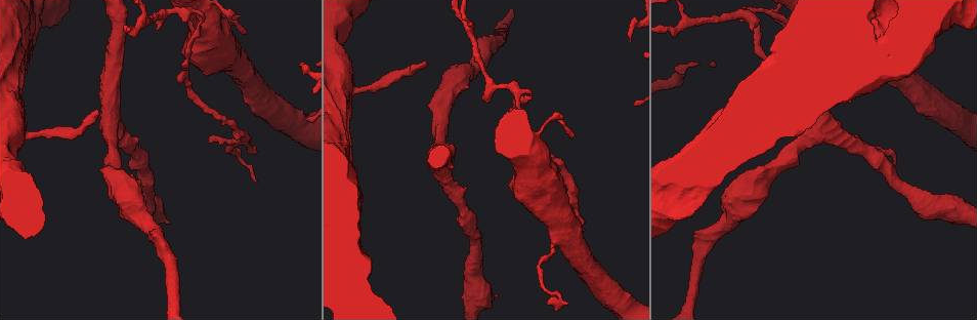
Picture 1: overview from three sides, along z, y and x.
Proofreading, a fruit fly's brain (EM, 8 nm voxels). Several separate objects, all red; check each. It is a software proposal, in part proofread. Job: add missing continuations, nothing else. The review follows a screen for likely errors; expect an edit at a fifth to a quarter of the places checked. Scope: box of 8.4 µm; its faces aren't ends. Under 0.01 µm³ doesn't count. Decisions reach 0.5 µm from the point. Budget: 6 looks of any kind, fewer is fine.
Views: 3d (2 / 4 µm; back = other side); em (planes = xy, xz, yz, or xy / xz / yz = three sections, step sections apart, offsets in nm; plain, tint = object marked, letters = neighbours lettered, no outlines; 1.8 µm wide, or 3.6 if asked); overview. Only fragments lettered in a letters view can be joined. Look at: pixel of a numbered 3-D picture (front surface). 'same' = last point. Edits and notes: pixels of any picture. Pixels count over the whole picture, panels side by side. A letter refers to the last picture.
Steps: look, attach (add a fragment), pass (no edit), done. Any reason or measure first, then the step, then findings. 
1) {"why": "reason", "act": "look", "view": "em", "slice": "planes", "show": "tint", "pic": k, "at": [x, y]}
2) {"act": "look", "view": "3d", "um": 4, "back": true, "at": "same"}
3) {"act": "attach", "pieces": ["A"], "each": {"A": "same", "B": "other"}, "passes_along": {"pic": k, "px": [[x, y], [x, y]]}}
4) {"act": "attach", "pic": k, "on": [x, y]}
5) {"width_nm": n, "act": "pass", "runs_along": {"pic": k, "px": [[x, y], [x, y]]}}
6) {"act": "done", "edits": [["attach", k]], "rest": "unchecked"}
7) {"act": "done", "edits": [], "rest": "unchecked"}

{"why": "long arm stops here", "act": "look", "view": "3d", "um": 2, "pic": 1, "at": [301, 63]}

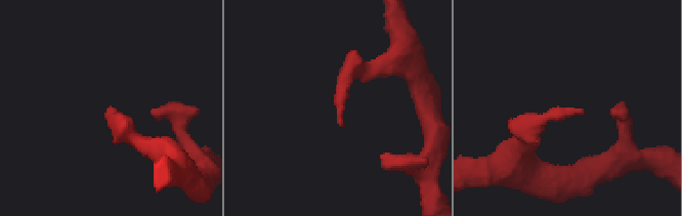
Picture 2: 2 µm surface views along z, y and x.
{"why": "now the EM", "act": "look", "view": "em", "slice": "planes", "show": "plain", "pic": 2, "at": [340, 123]}

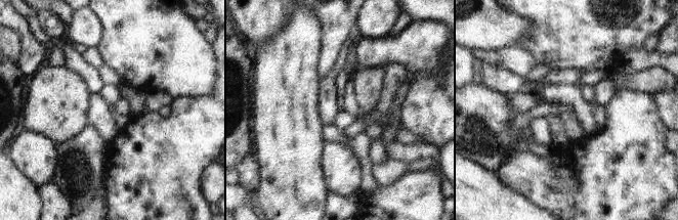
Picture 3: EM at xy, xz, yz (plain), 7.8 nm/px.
{"act": "look", "view": "em", "slice": "planes", "show": "letters", "at": "same"}

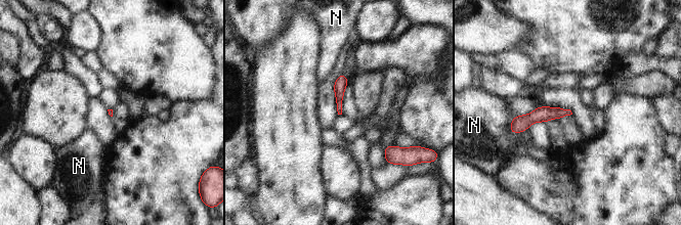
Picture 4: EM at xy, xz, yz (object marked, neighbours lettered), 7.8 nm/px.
{"act": "pass", "each": {"N": "other"}, "runs_along": {"pic": 4, "px": [[567, 111], [541, 114], [512, 129]]}, "found": "none of them fits"}

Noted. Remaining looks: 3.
{"why": "an open end", "act": "look", "view": "3d", "um": 2, "back": true, "pic": 1, "at": [749, 28]}

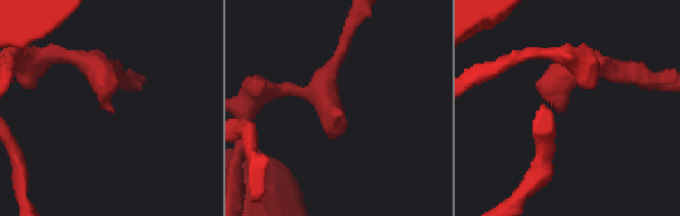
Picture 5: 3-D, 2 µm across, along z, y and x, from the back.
{"why": "now the EM", "act": "look", "view": "em", "slice": "planes", "show": "letters", "pic": 5, "at": [112, 109]}

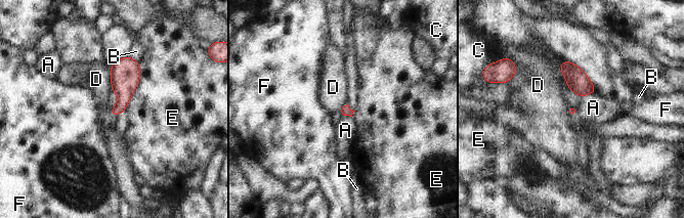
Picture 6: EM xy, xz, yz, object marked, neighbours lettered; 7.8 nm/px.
{"act": "pass", "each": {"A": "other", "B": "other", "C": "other", "D": "other", "E": "other", "F": "other"}, "found": "no lettered fragment goes on from it"}

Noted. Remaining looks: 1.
{"act": "done", "edits": [], "rest": "unchecked"}

